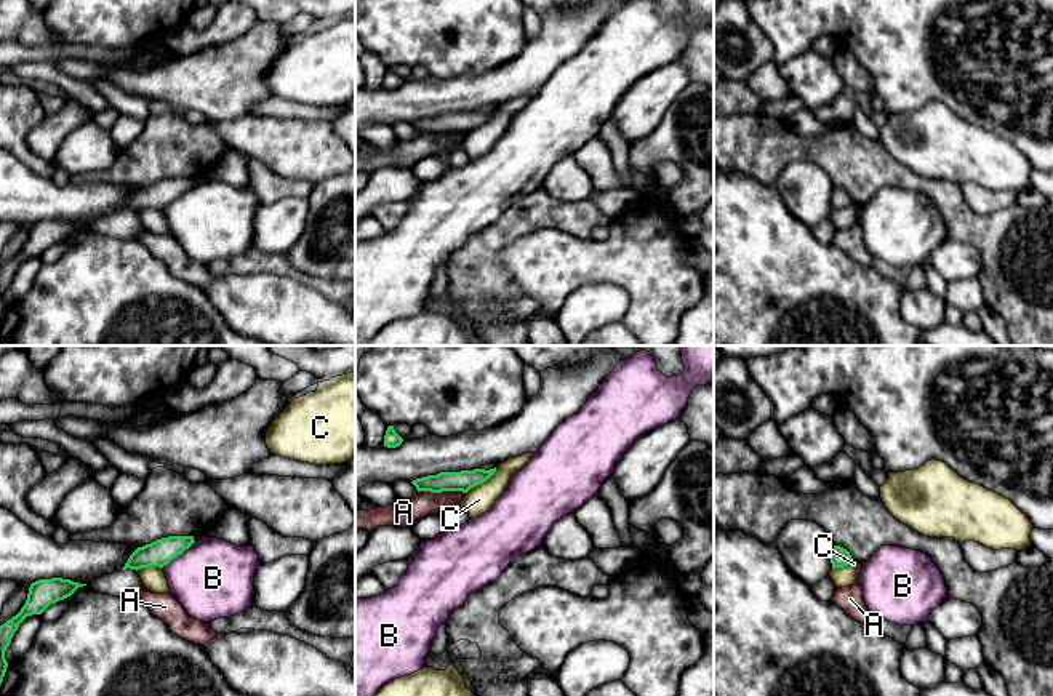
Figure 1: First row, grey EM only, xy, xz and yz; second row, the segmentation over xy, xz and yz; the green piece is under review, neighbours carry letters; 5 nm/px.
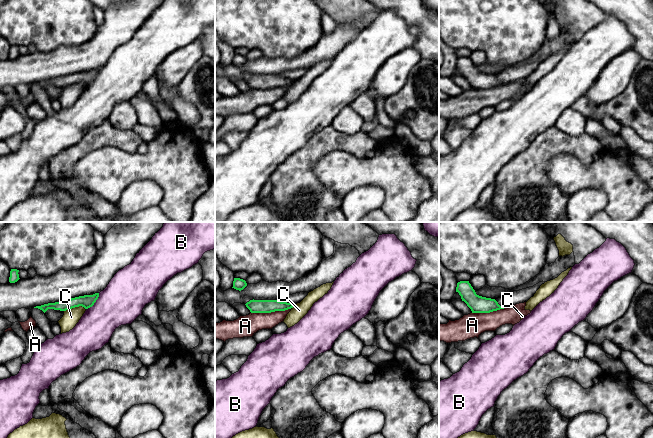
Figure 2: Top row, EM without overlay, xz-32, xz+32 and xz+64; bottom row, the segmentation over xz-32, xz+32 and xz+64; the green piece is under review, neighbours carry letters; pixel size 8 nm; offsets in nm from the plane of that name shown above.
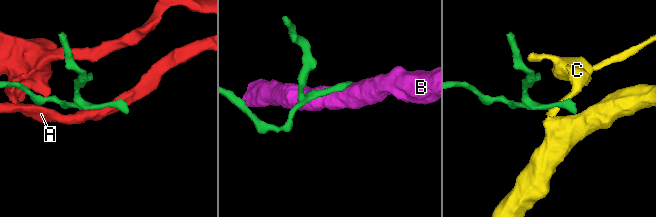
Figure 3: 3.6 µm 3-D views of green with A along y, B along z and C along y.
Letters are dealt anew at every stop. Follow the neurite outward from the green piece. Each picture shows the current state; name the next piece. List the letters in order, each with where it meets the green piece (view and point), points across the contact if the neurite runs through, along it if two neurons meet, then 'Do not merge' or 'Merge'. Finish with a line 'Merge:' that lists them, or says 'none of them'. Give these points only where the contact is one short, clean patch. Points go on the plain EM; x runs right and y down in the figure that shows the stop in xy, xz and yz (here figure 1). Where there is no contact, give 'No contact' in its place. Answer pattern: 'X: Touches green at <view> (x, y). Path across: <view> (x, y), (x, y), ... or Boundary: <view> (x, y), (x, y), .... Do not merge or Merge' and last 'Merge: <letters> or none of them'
A: Touches green at xz (436, 133). Boundary: xz (418, 132), (453, 133). Do not merge
B: Touches green at xy (178, 196). Boundary: xy (194, 183), (162, 208). Do not merge
C: Touches green at xz (482, 124). Boundary: xz (496, 109), (485, 122), (466, 135). Do not merge
Merge: none of them

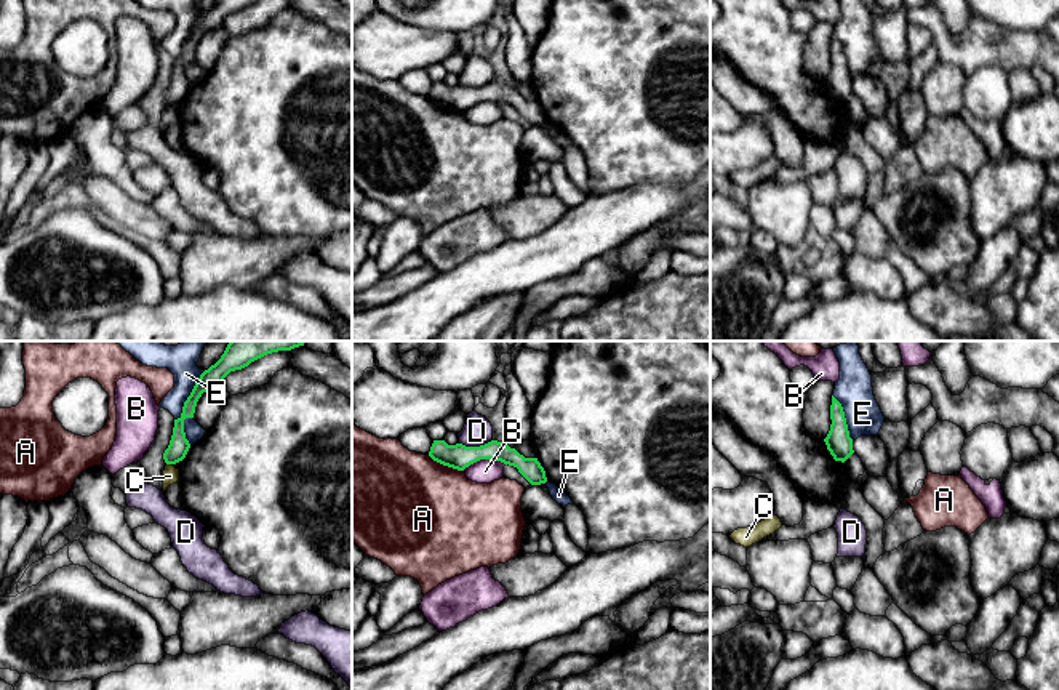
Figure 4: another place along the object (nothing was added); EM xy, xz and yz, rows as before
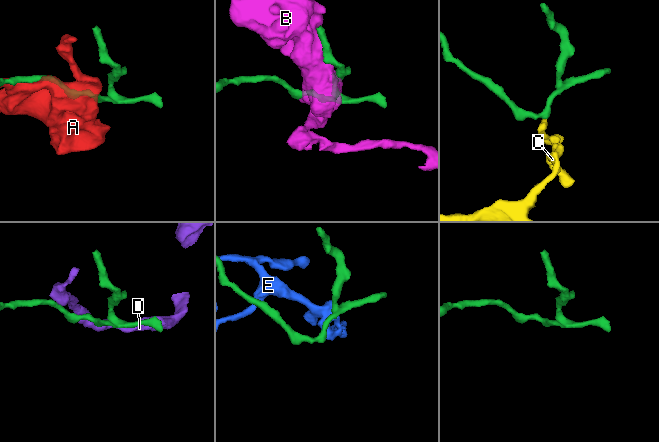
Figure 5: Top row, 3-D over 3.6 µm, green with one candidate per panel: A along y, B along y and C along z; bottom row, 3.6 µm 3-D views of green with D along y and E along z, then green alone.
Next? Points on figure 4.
A: Touches green at xz (445, 106). Do not merge
B: Touches green at xz (483, 100). Do not merge
C: Touches green at xy (170, 104). Boundary: xy (167, 104), (171, 106). Do not merge
D: Touches green at xz (475, 88). Boundary: xz (491, 80), (479, 87), (459, 85). Do not merge
E: Touches green at xy (189, 37). Boundary: xy (205, 12), (184, 44), (183, 53), (175, 61). Do not merge
Merge: none of them

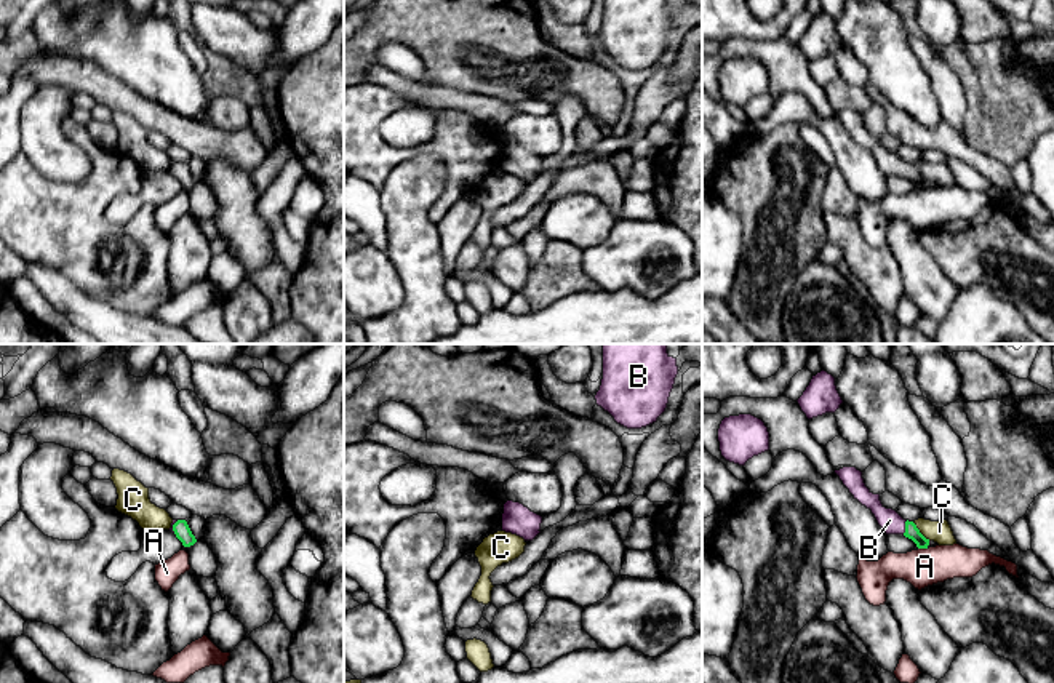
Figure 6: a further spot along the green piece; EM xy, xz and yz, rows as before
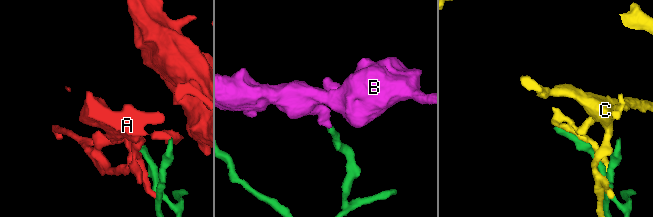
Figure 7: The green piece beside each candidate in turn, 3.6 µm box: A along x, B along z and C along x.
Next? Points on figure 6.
A: Touches green at yz (923, 189). Do not merge
B: Touches green at yz (906, 168). Path across: yz (912, 173), (906, 168), (890, 162). Merge
C: Touches green at yz (918, 173). Do not merge
Merge: B

